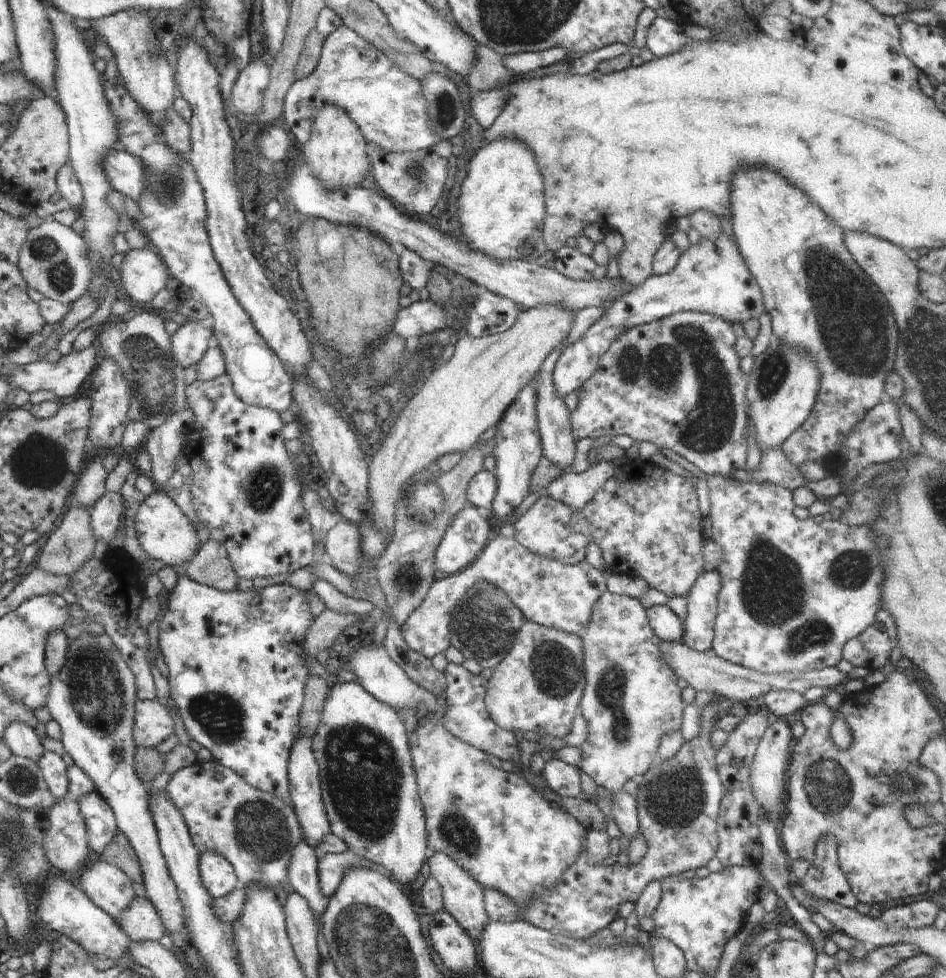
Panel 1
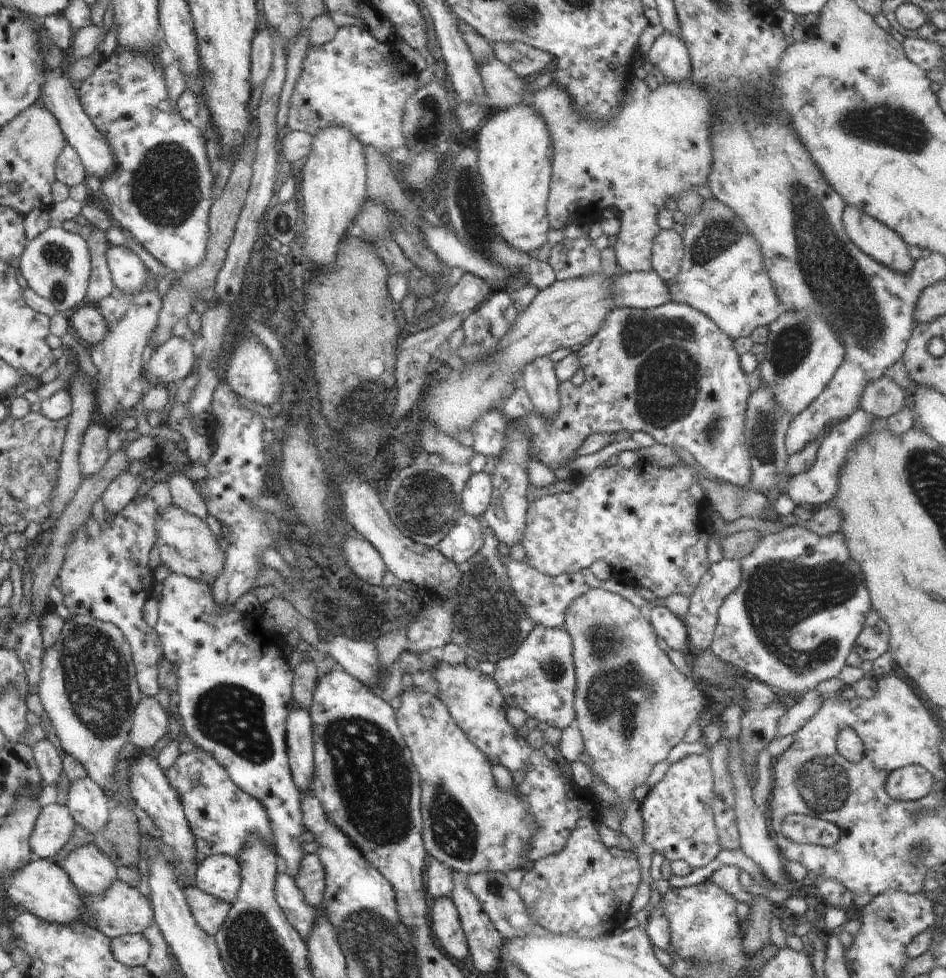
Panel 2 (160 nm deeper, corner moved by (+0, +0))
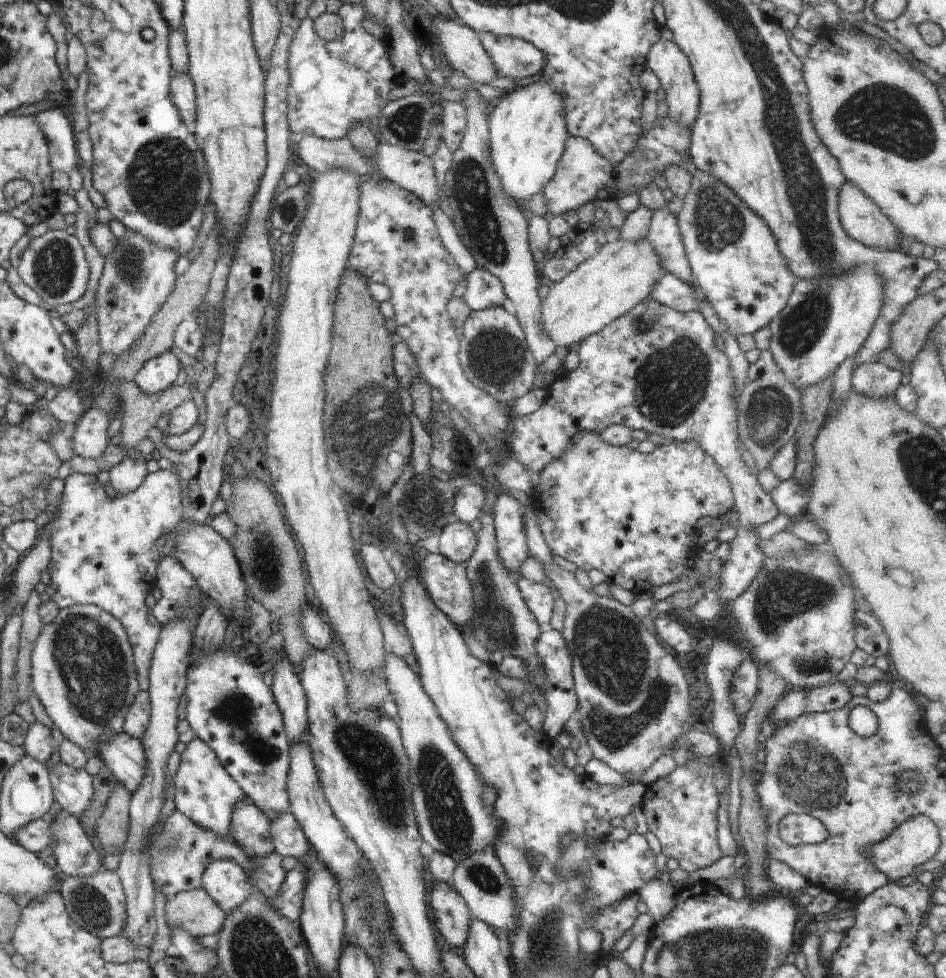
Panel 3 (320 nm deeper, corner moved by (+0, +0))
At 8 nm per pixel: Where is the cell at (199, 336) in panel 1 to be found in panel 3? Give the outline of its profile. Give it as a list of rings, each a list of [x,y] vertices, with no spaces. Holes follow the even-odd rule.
[[[166,351],[144,363],[135,374],[134,382],[146,394],[156,394],[177,382],[178,372],[182,369],[180,358]]]

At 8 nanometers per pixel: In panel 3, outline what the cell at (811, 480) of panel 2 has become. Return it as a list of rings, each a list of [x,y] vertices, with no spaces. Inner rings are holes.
[[[790,478],[777,484],[769,495],[779,514],[784,514],[788,520],[793,520],[802,517],[802,510],[806,510],[810,486],[811,482],[800,485]]]

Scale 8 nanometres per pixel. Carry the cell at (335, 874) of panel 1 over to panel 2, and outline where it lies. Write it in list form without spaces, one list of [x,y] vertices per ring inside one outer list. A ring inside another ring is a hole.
[[[316,853],[306,855],[301,860],[301,869],[298,869],[294,882],[302,891],[305,901],[311,907],[318,907],[325,891],[325,872]]]

